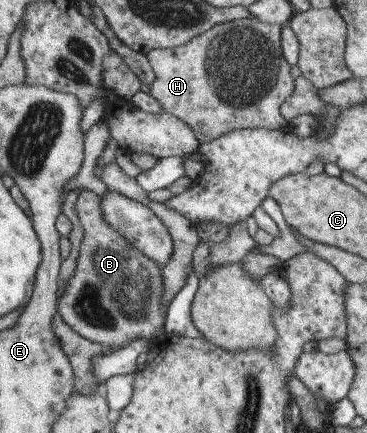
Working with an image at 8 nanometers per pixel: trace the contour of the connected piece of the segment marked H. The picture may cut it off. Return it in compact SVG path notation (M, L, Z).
M242 18L231 22L217 25L211 30L196 36L193 41L189 41L186 45L174 49L155 49L147 53L148 59L154 68L156 79L150 87L149 95L155 98L161 105L164 112L168 112L183 119L194 131L196 137L201 144L214 141L224 134L244 129L244 128L266 128L269 130L279 130L280 128L288 128L290 123L283 116L283 105L288 98L295 93L295 79L292 75L291 63L287 62L283 52L283 26L278 24L267 24L256 18Z

